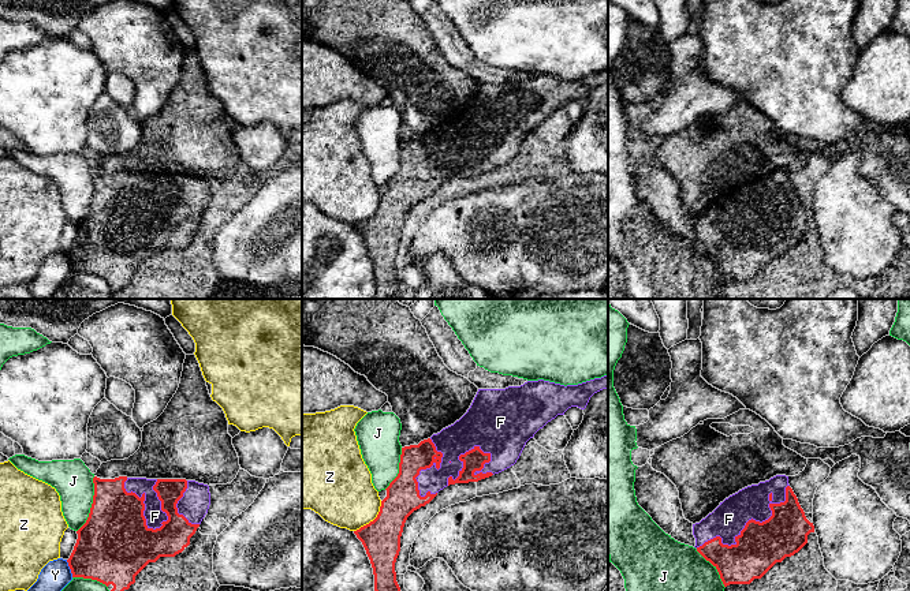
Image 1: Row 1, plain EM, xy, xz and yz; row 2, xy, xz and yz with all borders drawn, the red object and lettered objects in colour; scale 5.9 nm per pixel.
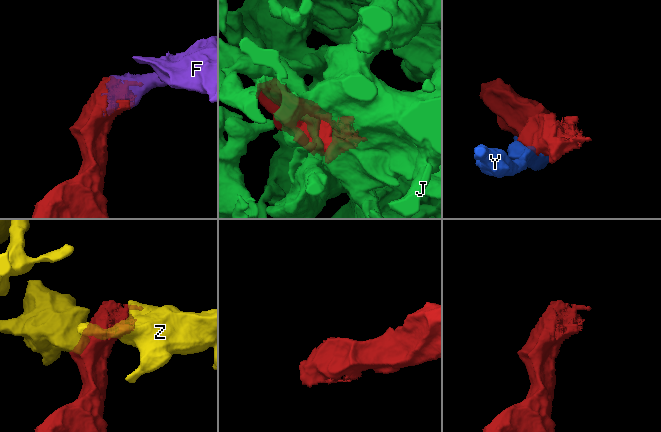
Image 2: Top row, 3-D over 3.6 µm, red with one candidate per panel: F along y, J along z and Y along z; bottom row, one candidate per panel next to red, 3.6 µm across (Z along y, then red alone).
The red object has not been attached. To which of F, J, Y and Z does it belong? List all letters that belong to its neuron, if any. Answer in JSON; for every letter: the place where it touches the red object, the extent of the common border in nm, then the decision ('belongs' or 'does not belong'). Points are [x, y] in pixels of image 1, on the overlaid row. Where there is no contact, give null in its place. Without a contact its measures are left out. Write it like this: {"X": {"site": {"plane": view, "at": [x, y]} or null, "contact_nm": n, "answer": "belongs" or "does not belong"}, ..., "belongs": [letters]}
{"F": {"site": {"plane": "yz", "at": [748, 522]}, "contact_nm": 650, "answer": "belongs"}, "J": {"site": {"plane": "xy", "at": [92, 504]}, "contact_nm": 340, "answer": "does not belong"}, "Y": {"site": {"plane": "xy", "at": [70, 568]}, "contact_nm": 110, "answer": "does not belong"}, "Z": {"site": {"plane": "xz", "at": [373, 520]}, "contact_nm": 240, "answer": "does not belong"}, "belongs": ["F"]}

